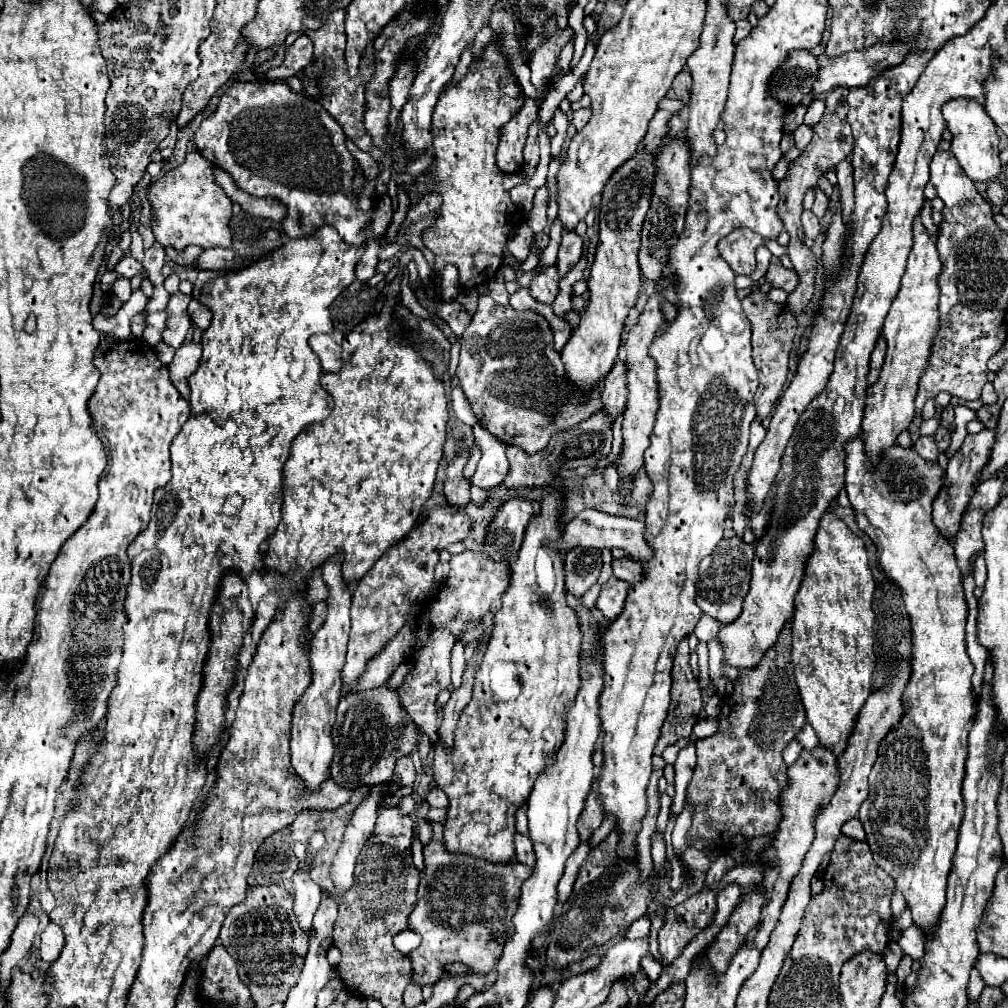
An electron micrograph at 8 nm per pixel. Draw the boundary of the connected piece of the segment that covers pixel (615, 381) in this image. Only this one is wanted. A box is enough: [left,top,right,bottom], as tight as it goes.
[602,361,628,417]

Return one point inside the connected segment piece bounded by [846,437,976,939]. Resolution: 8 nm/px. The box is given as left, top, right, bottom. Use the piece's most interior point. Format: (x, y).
(911, 815)

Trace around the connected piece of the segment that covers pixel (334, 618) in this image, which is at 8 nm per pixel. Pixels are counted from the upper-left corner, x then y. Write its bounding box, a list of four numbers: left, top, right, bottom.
[292,557,352,789]

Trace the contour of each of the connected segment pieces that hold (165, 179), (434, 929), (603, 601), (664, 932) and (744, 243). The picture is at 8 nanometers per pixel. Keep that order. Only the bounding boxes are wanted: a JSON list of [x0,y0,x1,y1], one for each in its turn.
[[148,151,232,249],[408,825,530,987],[596,575,628,621],[658,891,716,967],[718,227,764,275]]

